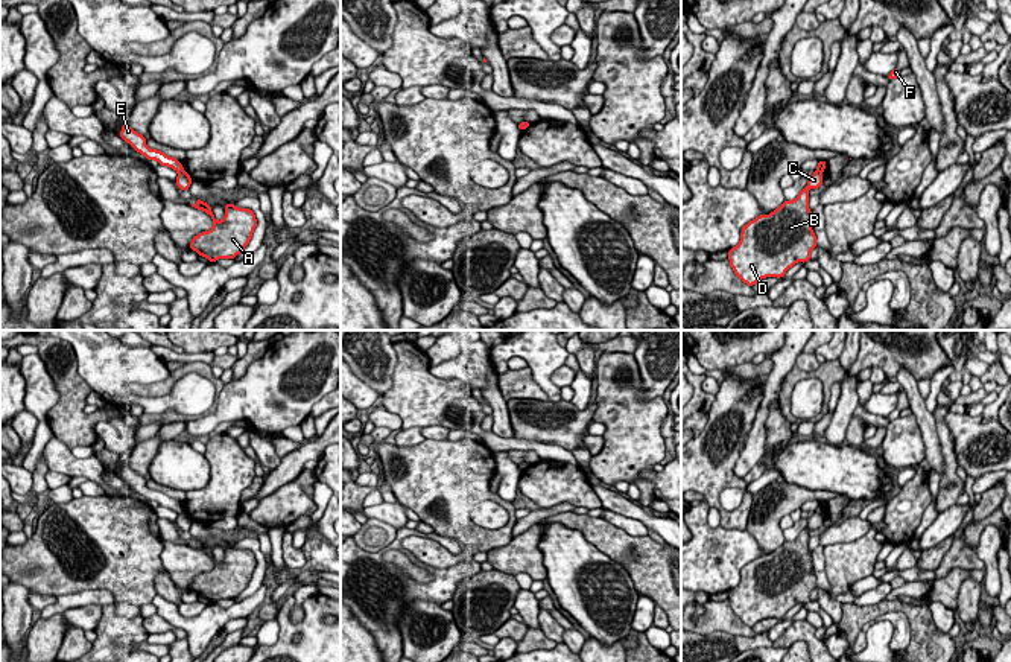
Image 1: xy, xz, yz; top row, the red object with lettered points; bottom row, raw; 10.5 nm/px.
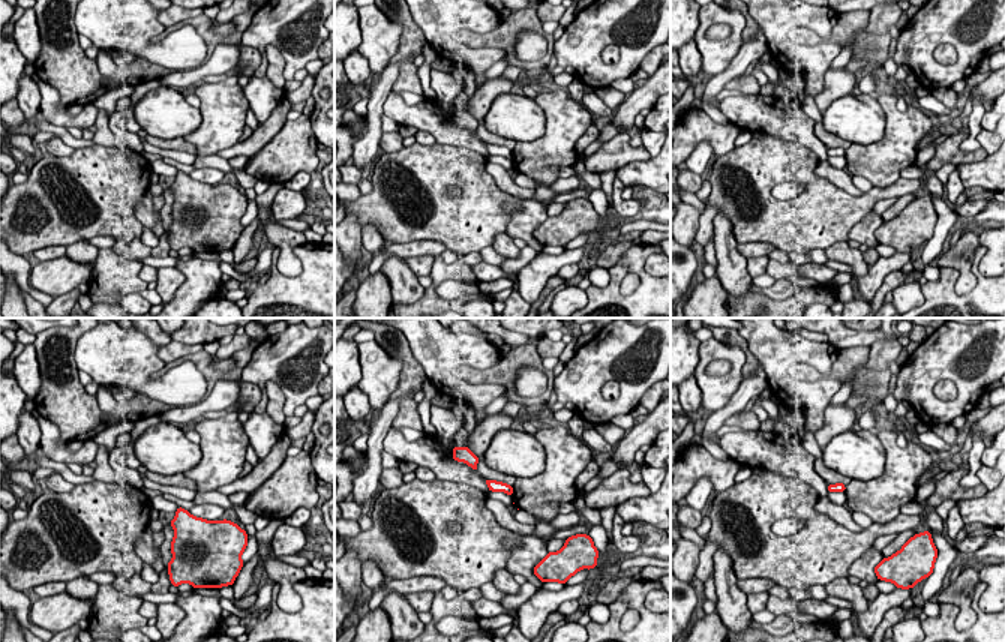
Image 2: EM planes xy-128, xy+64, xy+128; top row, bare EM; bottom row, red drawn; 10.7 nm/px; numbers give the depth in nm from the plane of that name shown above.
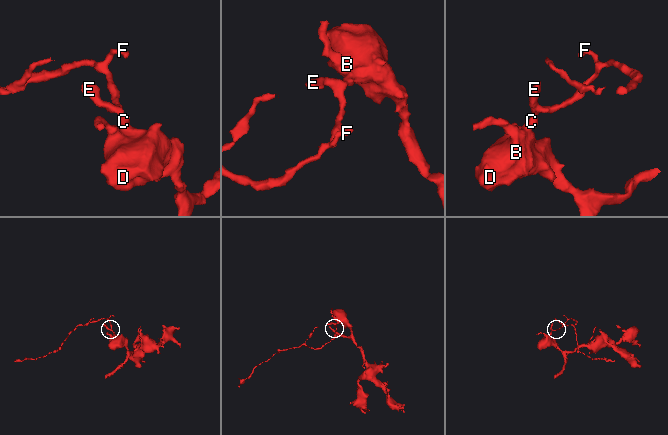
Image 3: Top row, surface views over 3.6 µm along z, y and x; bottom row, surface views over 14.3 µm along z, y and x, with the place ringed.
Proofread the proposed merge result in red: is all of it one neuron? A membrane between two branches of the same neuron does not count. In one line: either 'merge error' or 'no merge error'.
merge error

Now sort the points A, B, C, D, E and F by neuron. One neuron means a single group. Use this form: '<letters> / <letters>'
A B C D / E F

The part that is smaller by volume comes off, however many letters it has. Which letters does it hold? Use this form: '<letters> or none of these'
E, F

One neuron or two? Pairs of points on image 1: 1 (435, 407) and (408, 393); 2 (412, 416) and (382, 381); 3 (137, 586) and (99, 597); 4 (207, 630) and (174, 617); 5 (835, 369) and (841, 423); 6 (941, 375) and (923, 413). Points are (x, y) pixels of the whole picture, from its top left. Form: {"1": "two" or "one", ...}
{"1": "one", "2": "two", "3": "two", "4": "one", "5": "two", "6": "two"}

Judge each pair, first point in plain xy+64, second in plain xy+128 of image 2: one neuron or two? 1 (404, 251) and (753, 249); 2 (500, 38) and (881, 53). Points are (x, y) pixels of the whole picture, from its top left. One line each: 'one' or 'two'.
1: one
2: one

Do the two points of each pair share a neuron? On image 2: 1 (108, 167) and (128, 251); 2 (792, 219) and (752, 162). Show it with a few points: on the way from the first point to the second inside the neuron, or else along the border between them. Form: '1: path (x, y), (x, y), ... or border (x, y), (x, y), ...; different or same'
1: path (108, 188), (108, 209), (126, 230); same
2: path (777, 209), (762, 194), (753, 177); same

